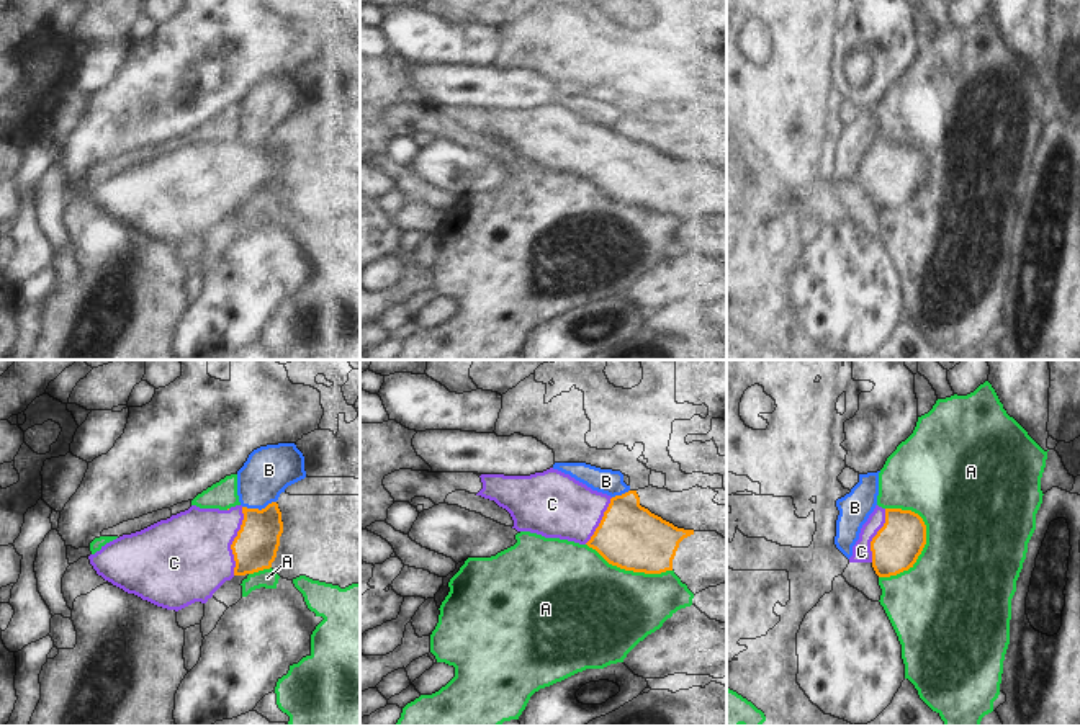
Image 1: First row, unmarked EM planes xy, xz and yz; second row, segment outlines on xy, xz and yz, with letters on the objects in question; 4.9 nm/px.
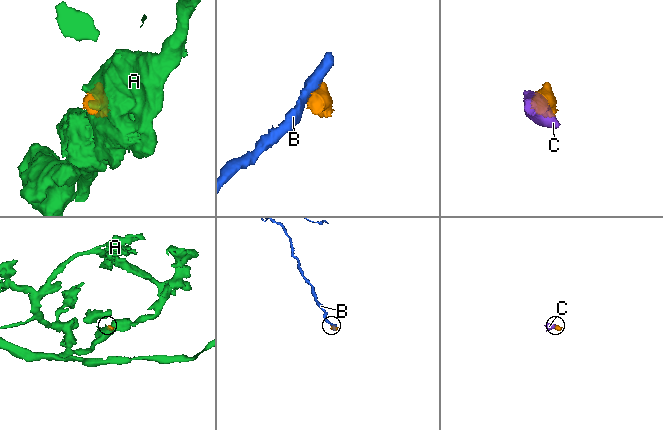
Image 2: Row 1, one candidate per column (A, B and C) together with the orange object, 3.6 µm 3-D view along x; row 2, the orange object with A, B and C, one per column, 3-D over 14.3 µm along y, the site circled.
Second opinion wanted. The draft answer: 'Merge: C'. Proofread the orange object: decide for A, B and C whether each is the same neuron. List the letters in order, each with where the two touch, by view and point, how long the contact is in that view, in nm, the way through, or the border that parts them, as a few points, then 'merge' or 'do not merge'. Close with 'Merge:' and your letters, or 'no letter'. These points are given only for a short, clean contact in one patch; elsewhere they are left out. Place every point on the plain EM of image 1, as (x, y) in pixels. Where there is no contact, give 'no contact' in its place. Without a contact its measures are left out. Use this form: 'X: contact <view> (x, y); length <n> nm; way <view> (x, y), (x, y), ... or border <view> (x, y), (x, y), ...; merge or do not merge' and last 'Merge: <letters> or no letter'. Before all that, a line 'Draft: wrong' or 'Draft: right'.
Draft: right
A: contact yz (920, 187); length 380 nm; do not merge
B: contact xy (257, 143); length 170 nm; do not merge
C: contact xy (233, 175); length 340 nm; merge
Merge: C

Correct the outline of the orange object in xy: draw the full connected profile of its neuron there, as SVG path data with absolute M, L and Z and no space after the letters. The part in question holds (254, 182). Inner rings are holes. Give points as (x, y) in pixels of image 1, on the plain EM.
M277 136L262 144L242 139L229 144L191 139L167 154L106 177L88 193L97 208L113 219L157 240L178 245L195 235L206 237L234 209L270 203L281 167L283 155Z

